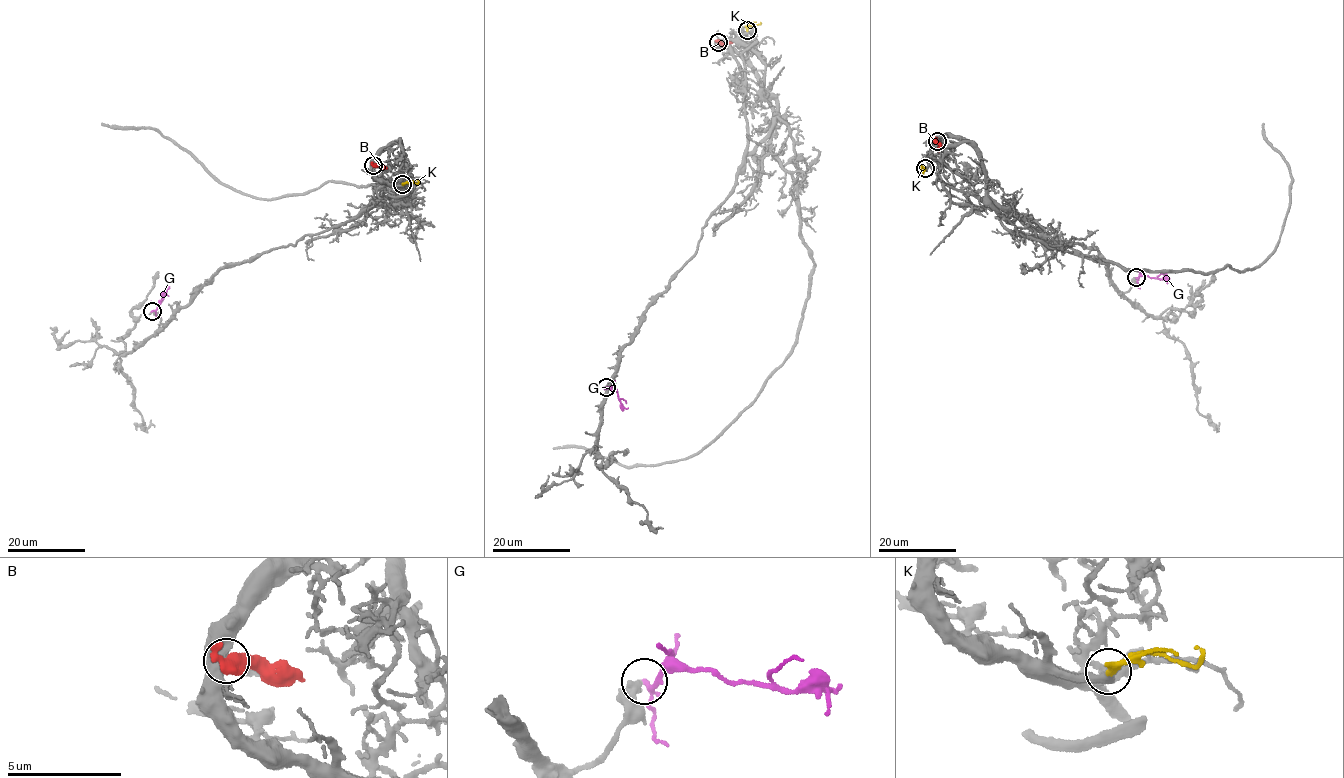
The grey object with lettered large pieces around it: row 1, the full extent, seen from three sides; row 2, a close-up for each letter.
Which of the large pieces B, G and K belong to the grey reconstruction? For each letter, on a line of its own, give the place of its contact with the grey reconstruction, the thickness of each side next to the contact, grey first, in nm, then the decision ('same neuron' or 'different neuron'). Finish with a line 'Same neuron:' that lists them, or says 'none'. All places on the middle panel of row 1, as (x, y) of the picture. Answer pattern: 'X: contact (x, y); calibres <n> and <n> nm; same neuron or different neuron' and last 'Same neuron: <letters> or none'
B: contact (718, 42); calibres 550 and 550 nm; different neuron
G: contact (606, 387); calibres 440 and 190 nm; different neuron
K: contact (747, 30); calibres 440 and 240 nm; same neuron
Same neuron: K

